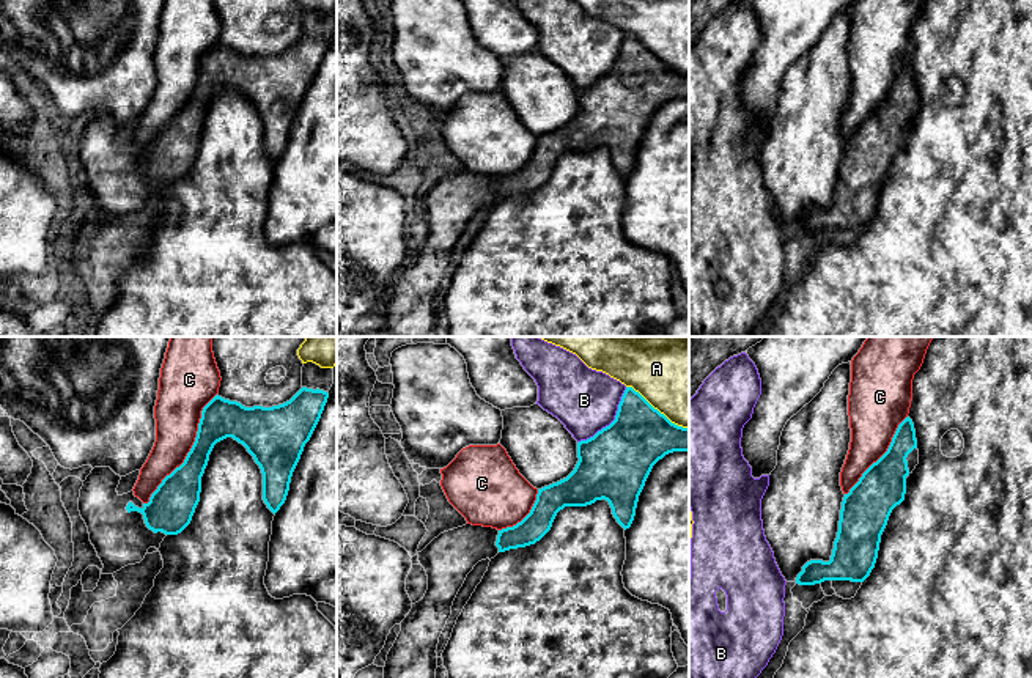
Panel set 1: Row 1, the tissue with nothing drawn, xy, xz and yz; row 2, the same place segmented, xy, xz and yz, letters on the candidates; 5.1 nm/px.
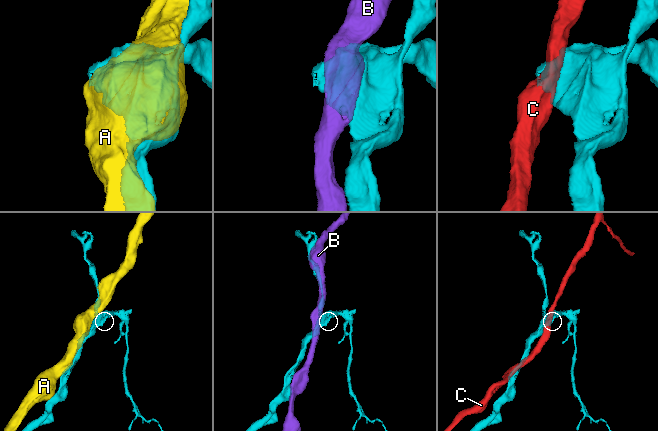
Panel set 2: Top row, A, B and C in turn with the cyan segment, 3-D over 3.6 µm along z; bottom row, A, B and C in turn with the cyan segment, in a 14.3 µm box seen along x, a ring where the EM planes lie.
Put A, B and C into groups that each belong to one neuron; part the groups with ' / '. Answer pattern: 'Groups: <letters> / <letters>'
Groups: A / B / C

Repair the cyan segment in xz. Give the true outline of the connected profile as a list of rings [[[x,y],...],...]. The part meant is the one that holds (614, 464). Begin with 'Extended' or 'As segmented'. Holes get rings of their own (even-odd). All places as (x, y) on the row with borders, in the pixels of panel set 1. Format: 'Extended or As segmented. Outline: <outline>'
Extended. Outline: [[[626,387],[615,420],[593,437],[577,442],[577,464],[563,480],[538,489],[530,513],[516,525],[502,530],[466,524],[434,538],[422,552],[418,562],[428,576],[425,596],[412,604],[411,612],[400,623],[401,631],[390,648],[384,667],[384,678],[436,678],[439,637],[452,615],[453,601],[474,566],[499,552],[525,547],[540,541],[565,507],[587,507],[596,500],[607,500],[617,522],[631,527],[639,496],[653,466],[673,451],[689,451],[689,428],[672,423],[654,409],[639,392]]]

